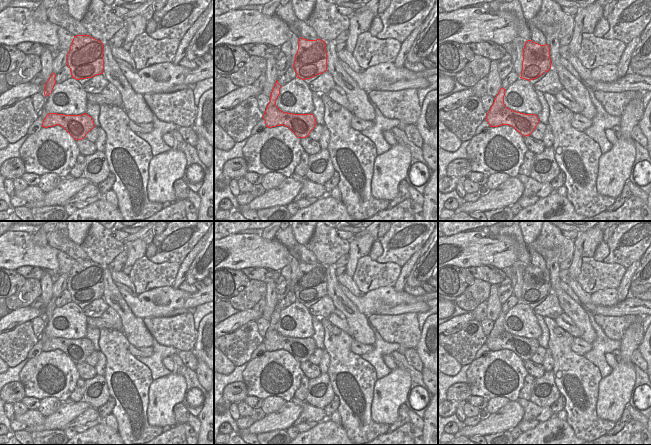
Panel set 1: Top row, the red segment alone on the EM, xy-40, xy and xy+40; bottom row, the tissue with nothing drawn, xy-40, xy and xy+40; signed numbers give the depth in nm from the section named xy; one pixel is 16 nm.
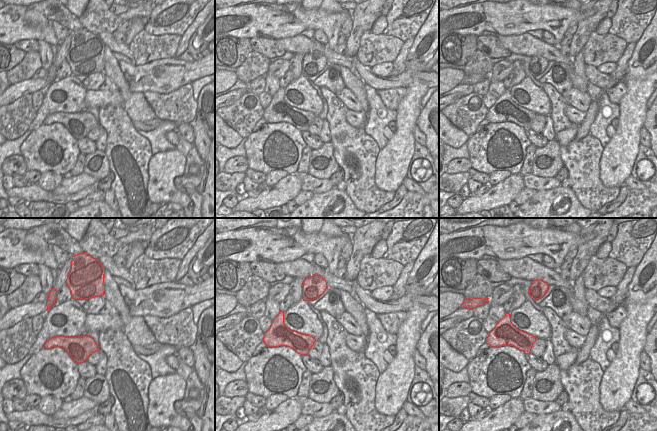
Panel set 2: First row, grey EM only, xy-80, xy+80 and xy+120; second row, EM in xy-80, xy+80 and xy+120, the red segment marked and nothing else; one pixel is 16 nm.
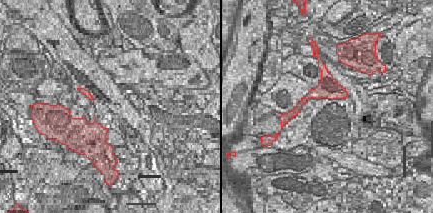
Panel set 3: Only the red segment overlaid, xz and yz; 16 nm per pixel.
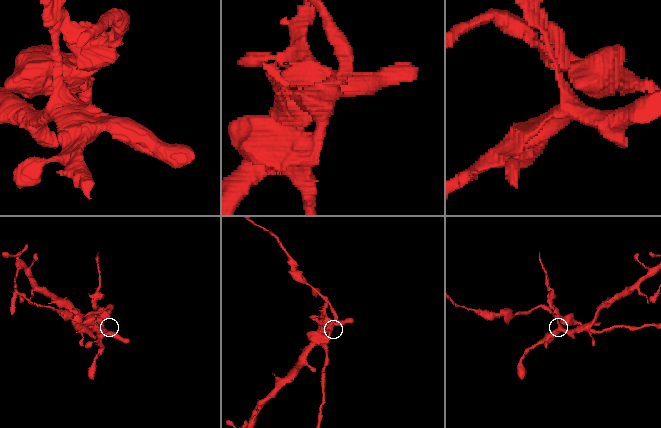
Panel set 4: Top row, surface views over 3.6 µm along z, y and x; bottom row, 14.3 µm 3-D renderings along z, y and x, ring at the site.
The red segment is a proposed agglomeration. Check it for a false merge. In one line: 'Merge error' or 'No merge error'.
Merge error.

